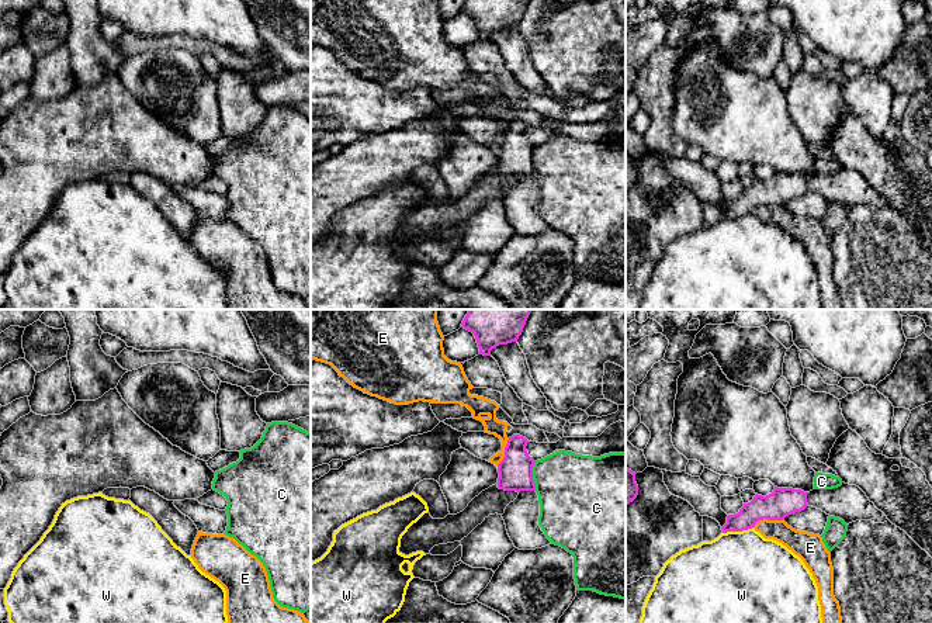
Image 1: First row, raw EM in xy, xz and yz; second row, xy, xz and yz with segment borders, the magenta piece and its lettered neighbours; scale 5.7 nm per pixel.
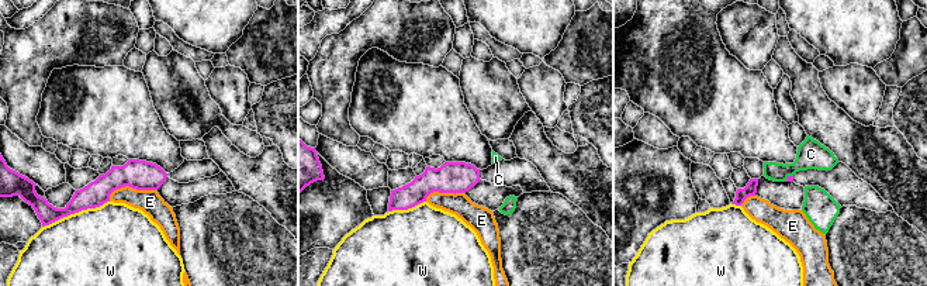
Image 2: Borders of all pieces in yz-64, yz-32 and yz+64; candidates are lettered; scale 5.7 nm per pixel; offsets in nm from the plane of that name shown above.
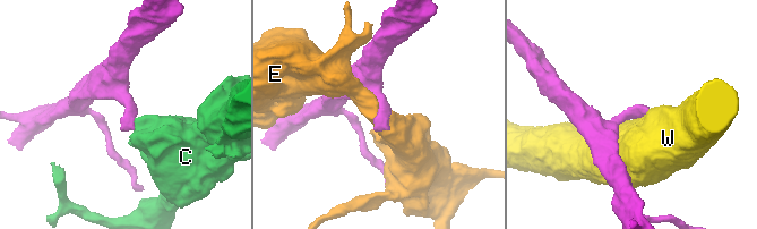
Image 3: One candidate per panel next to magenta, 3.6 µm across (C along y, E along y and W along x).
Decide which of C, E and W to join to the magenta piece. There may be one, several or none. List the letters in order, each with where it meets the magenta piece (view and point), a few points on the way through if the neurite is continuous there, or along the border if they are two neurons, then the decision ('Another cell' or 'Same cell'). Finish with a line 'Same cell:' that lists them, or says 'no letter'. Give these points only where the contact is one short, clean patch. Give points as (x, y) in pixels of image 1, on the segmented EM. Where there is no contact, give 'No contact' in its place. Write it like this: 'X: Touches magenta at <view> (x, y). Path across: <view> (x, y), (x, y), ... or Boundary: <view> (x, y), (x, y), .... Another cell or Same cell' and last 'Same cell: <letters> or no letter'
C: Touches magenta at xz (532, 476). Boundary: xz (536, 461), (533, 466), (534, 490). Another cell
E: Touches magenta at yz (768, 519). Another cell
W: Touches magenta at yz (738, 530). Another cell
Same cell: no letter

